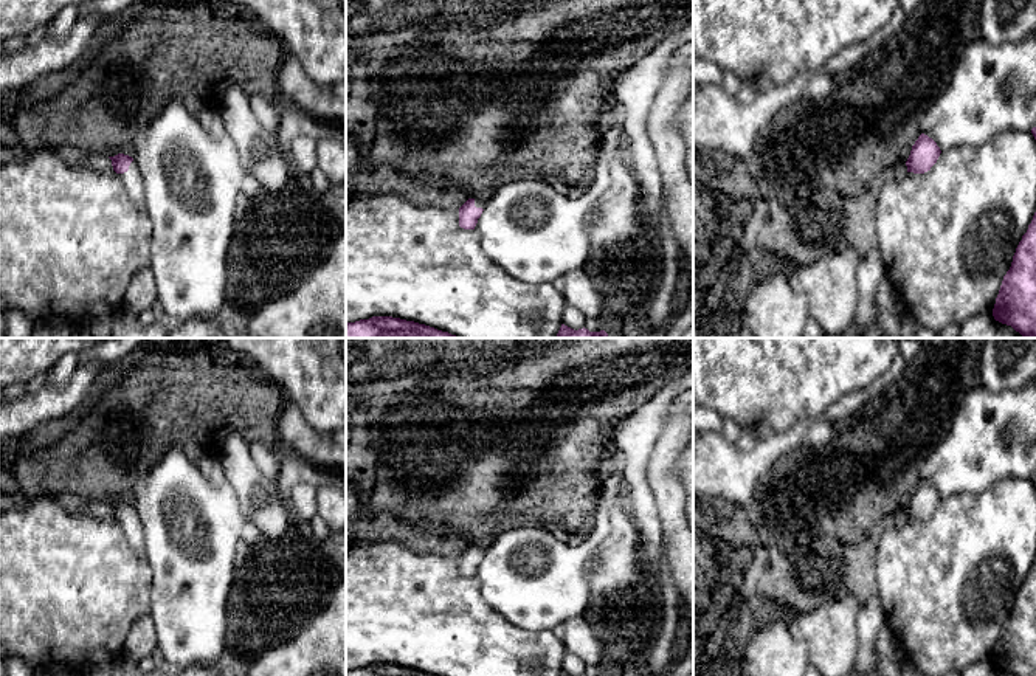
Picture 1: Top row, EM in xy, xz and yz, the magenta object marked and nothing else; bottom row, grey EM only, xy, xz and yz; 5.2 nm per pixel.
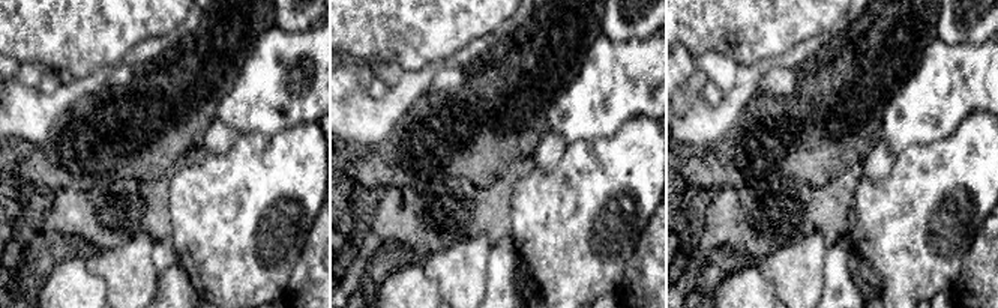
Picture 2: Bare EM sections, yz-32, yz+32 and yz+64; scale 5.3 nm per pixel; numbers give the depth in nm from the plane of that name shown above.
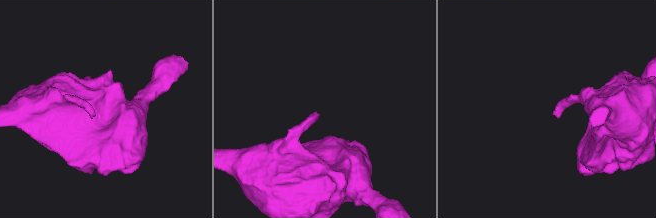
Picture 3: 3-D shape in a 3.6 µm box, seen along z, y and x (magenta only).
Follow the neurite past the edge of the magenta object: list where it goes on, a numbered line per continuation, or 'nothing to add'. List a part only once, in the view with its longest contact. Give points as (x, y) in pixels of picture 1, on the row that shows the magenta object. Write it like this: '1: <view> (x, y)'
1: xy (132, 180)

